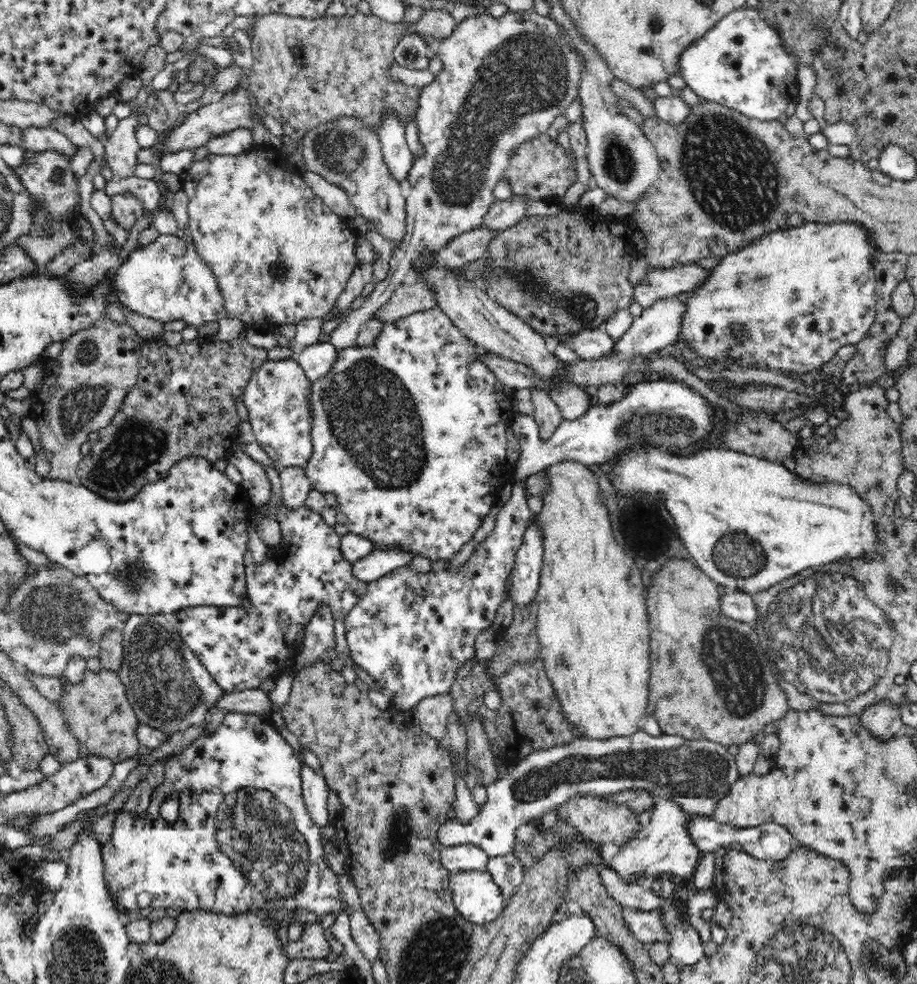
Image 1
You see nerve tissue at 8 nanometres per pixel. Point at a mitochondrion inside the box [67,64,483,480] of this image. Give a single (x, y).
(345, 154)

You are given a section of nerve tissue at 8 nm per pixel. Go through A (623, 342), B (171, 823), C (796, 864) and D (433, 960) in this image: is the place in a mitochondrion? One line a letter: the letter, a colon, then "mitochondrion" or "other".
A: other
B: other
C: other
D: mitochondrion

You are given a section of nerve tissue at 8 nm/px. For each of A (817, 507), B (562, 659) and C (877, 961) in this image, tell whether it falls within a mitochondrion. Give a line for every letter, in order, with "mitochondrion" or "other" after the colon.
A: other
B: mitochondrion
C: mitochondrion

